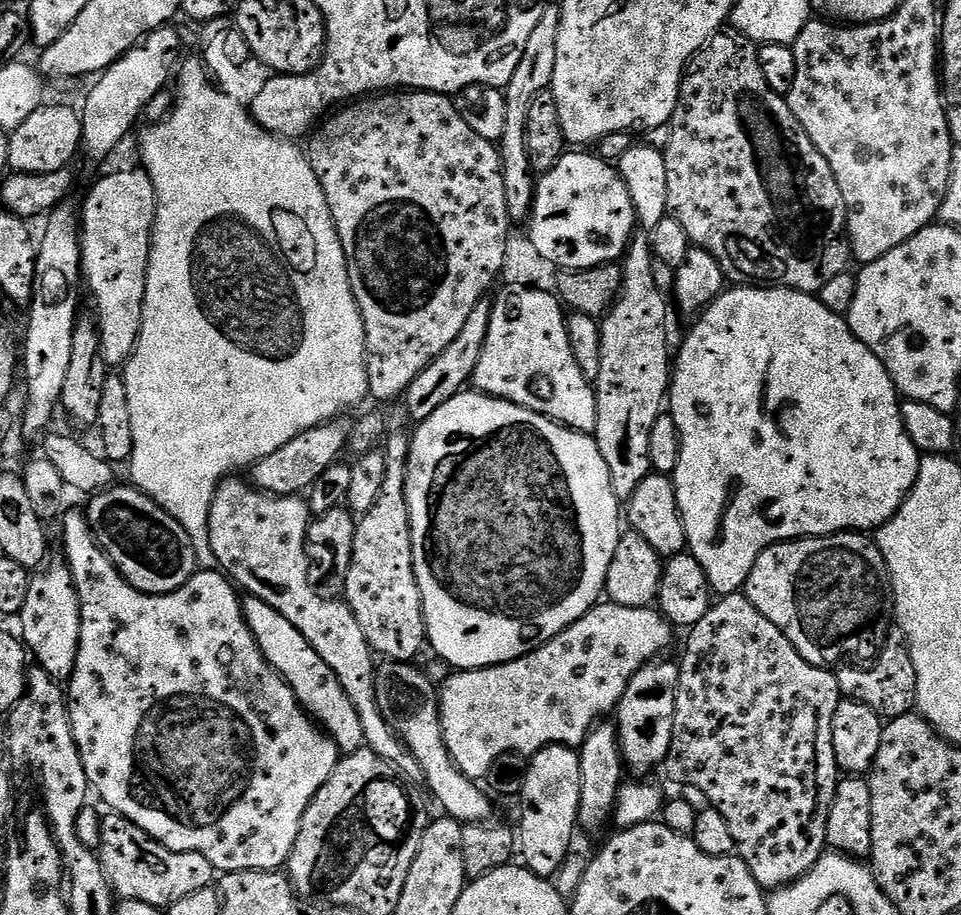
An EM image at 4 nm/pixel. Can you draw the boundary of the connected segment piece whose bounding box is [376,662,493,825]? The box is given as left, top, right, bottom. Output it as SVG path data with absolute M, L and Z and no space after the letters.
M384 662L376 669L376 697L382 718L396 731L404 747L418 762L428 783L427 791L441 804L443 815L461 824L478 824L493 815L489 793L477 781L466 778L452 763L444 745L440 725L440 697L427 671L416 669L412 662Z

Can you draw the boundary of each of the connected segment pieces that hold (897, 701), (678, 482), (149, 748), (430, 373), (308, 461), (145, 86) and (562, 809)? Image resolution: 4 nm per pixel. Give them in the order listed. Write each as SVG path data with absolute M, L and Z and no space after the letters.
M896 630L884 643L884 649L876 657L871 666L844 666L836 672L836 681L840 684L841 693L847 699L857 700L870 710L874 710L881 718L893 720L905 716L916 706L916 671L914 658L908 649L908 640L904 633Z
M732 286L721 292L717 300L712 301L703 312L699 313L697 320L700 321L689 330L688 337L685 338L684 345L680 348L680 353L677 356L675 353L674 367L670 372L670 387L666 397L666 404L670 409L670 415L678 426L678 434L680 435L680 458L678 466L672 471L670 479L676 491L678 510L686 530L686 538L688 539L687 551L700 563L702 570L706 570L708 587L712 589L713 593L717 597L737 595L748 580L750 570L754 570L754 562L758 562L758 558L770 546L783 544L786 540L806 540L809 536L836 536L840 532L868 534L882 527L888 520L892 520L896 511L903 506L904 499L908 497L914 482L918 478L922 454L916 449L914 442L910 442L910 434L906 434L906 426L900 413L902 397L896 390L896 383L890 378L884 363L848 329L847 319L834 314L830 310L826 310L826 306L819 298L807 292L796 292L792 288L777 288L775 286Z
M65 511L62 517L62 525L64 524L64 556L72 581L76 587L78 594L78 602L80 603L80 645L78 646L78 654L76 655L76 665L74 666L74 674L71 680L66 684L66 699L68 702L68 717L72 723L72 737L78 746L78 754L82 758L82 766L88 775L89 785L109 804L111 811L117 816L124 816L130 822L138 825L143 832L148 836L153 836L162 846L166 846L175 852L197 852L207 858L212 863L213 869L217 873L223 874L226 872L237 872L238 870L258 870L259 872L275 872L283 869L288 863L290 854L294 850L294 842L298 838L298 830L302 826L302 818L306 814L306 810L310 806L310 802L314 798L314 794L318 794L318 790L322 790L322 786L330 778L330 774L336 769L336 765L342 759L342 753L331 736L323 730L318 730L317 725L313 723L307 712L300 707L300 703L296 701L294 690L288 683L277 674L266 662L266 658L262 654L262 650L258 646L258 642L254 638L254 634L250 630L250 626L244 617L244 606L242 603L241 593L238 591L237 585L227 579L225 573L220 570L200 570L196 575L191 576L178 590L174 590L165 596L151 596L145 592L140 592L134 586L130 586L126 582L126 578L112 564L112 560L102 549L96 540L96 535L90 530L90 522L87 515L83 511L72 512Z
M487 299L480 300L478 306L474 306L466 326L462 326L462 334L458 334L458 338L454 338L454 342L450 342L450 346L446 346L446 350L442 350L442 354L438 354L438 358L434 358L434 362L430 362L430 366L422 370L418 378L414 378L402 397L402 404L408 407L408 416L412 422L430 418L430 414L434 414L438 406L450 402L450 398L465 391L478 366L478 358L482 358L482 346L486 346L486 332L490 326L491 314L491 303Z
M337 418L326 424L319 424L305 432L300 432L298 438L286 442L282 450L274 450L266 458L252 465L250 469L250 480L261 493L277 496L294 496L309 491L312 484L321 478L330 465L337 463L338 456L342 450L345 451L348 439L351 436L351 423L347 419Z
M165 26L144 37L142 46L129 50L121 60L112 65L95 81L82 107L82 138L80 147L83 155L92 160L104 160L124 139L144 112L144 107L167 86L173 83L181 63L180 36L175 27Z
M552 744L549 748L543 748L542 751L536 752L527 761L528 773L526 774L526 782L522 786L518 803L520 803L520 828L518 824L518 852L524 855L522 860L523 867L529 868L536 876L545 878L555 877L555 872L564 864L564 859L568 856L568 851L572 848L572 835L578 832L578 810L580 809L580 795L582 794L582 766L580 765L580 753L577 749L568 748L565 744Z

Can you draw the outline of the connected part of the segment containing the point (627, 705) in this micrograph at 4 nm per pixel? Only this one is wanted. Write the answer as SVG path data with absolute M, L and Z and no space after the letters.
M660 658L647 664L630 678L626 694L622 694L620 704L614 713L615 723L620 734L620 754L624 758L627 771L637 772L644 778L647 772L659 769L668 759L670 742L674 734L674 710L676 691L680 681L679 663Z

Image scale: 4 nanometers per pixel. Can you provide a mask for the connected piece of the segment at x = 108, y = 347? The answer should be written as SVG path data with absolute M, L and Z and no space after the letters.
M136 168L102 177L89 190L84 208L82 204L82 280L96 303L94 316L100 325L104 363L109 366L128 363L142 326L148 251L152 249L152 227L156 221L156 191L148 173Z

